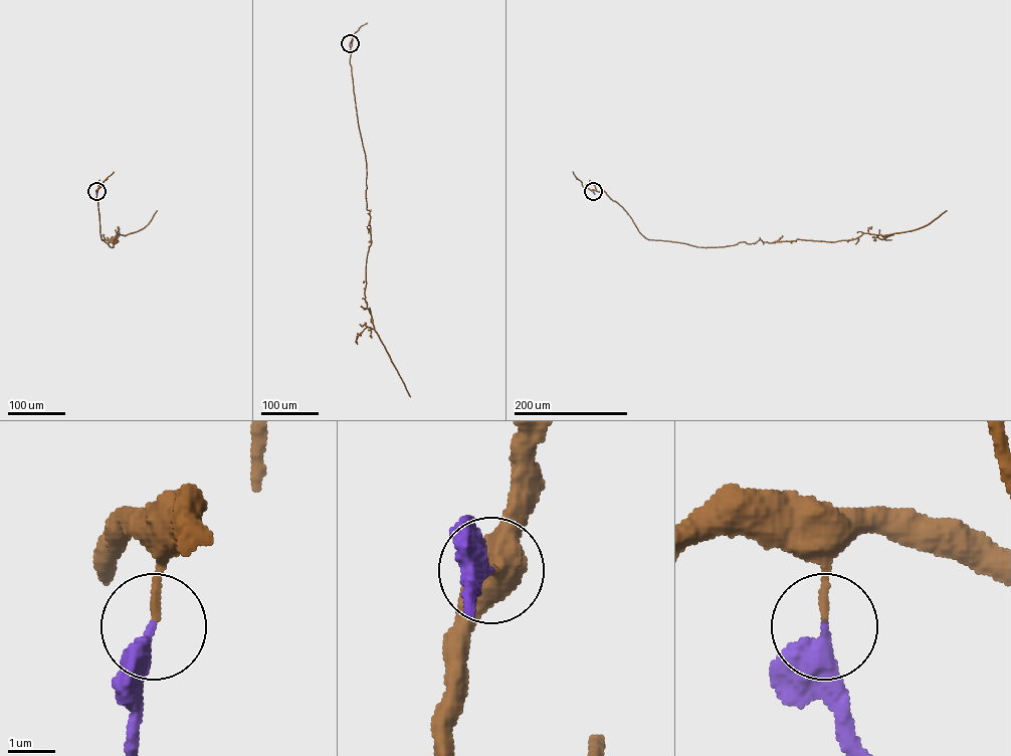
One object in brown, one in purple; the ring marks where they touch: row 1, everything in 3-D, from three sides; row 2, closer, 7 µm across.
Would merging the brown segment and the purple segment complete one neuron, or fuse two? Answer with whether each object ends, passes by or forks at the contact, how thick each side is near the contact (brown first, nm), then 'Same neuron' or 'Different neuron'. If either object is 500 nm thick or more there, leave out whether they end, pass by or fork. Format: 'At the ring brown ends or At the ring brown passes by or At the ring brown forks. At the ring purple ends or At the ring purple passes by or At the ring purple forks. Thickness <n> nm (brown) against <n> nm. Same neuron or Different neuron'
At the ring brown ends. At the ring purple ends. Thickness 150 nm (brown) against 420 nm. Same neuron

